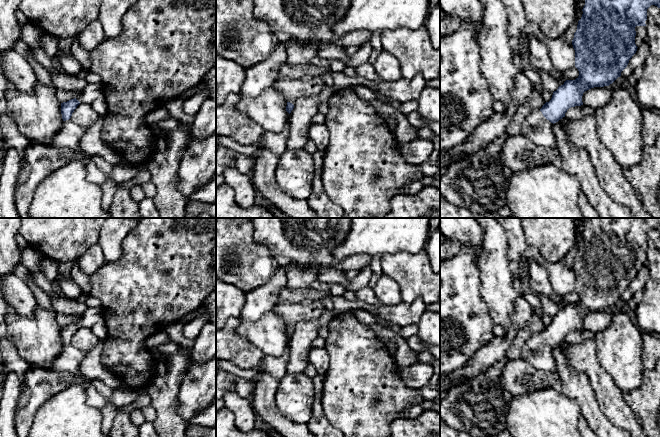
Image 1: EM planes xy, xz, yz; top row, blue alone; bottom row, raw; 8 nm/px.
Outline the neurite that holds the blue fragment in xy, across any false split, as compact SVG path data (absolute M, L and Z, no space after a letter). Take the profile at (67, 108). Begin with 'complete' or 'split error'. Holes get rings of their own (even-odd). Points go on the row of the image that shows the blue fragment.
split error; M74 98L61 103L61 114L63 123L61 128L53 135L50 146L57 148L67 148L80 151L80 141L88 128L83 127L70 118L80 102Z

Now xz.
split error; M306 75L297 79L279 76L272 87L287 100L286 111L290 114L299 98L318 96L324 86L323 77Z

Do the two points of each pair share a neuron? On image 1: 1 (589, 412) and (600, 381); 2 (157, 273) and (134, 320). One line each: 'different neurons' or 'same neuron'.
1: different neurons
2: same neuron

